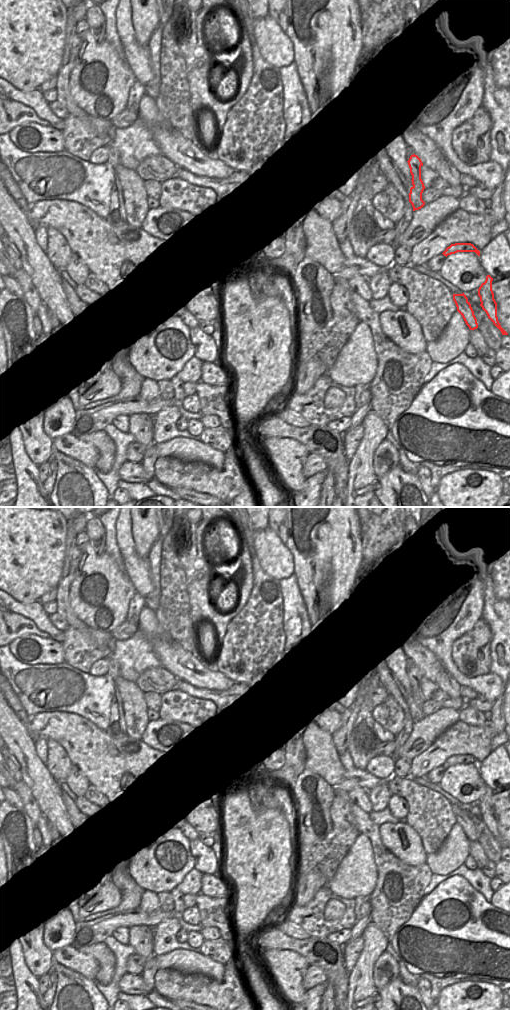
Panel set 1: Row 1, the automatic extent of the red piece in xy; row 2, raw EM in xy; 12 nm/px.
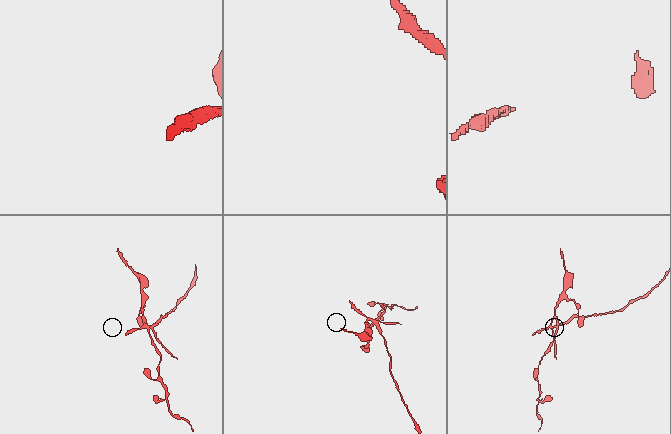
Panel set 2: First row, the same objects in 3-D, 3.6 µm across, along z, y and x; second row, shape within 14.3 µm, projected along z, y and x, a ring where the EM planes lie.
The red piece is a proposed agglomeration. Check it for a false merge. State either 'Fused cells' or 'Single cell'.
Fused cells

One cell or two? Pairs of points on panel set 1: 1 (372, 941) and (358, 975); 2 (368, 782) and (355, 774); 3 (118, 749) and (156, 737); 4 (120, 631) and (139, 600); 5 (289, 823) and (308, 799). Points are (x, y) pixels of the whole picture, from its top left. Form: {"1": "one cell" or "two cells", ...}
{"1": "one cell", "2": "one cell", "3": "two cells", "4": "one cell", "5": "two cells"}

